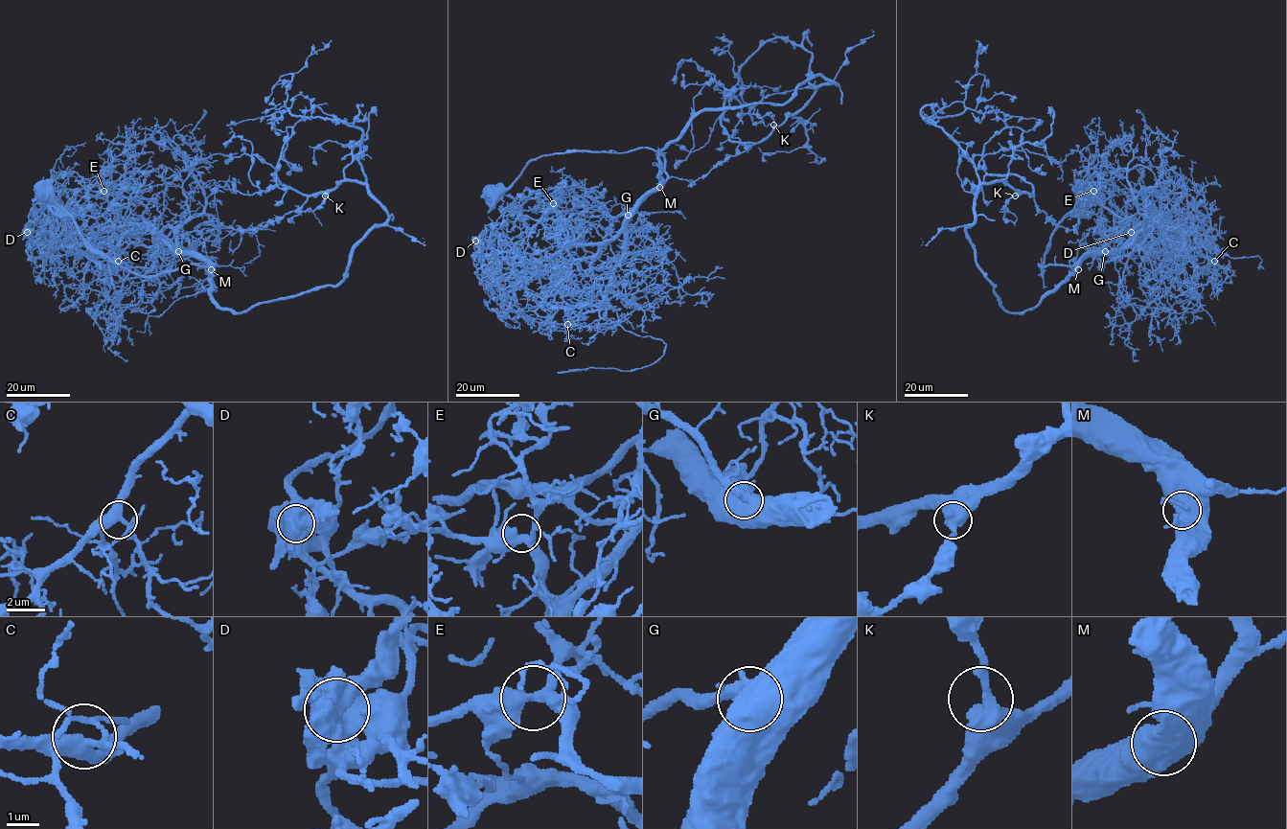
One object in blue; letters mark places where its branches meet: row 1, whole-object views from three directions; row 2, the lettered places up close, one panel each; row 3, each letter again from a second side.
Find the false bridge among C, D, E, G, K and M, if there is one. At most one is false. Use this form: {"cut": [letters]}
{"cut": ["D"]}

